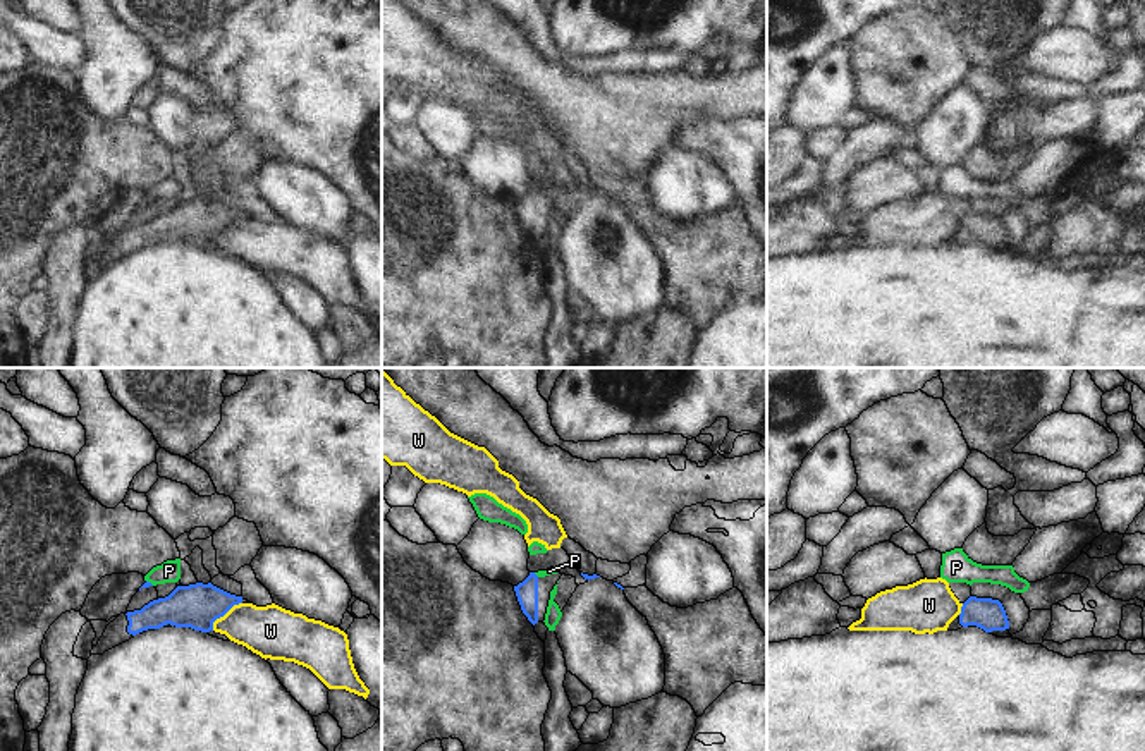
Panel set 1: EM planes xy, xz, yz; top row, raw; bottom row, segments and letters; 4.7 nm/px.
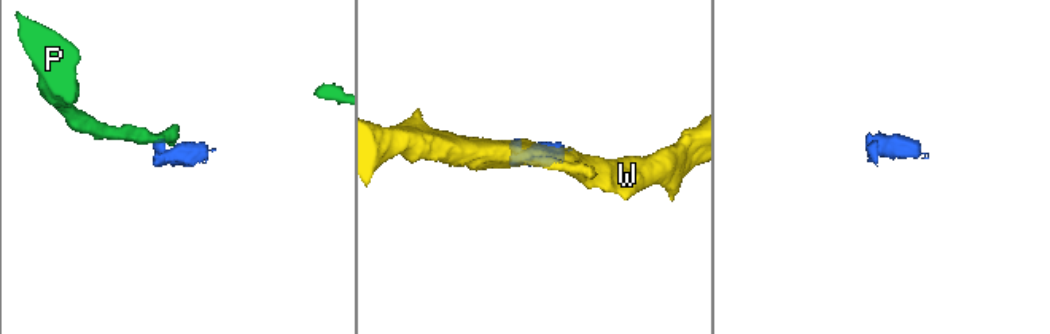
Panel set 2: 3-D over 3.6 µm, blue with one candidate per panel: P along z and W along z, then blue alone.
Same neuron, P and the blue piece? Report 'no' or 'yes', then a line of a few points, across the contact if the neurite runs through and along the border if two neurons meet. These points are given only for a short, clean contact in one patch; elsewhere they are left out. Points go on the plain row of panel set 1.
no; line xy (146, 195), (153, 200)

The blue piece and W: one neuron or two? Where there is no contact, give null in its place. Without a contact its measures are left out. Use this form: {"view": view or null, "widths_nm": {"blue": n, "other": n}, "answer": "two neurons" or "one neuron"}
{"view": "xy", "widths_nm": {"blue": 220, "other": 240}, "answer": "two neurons"}

